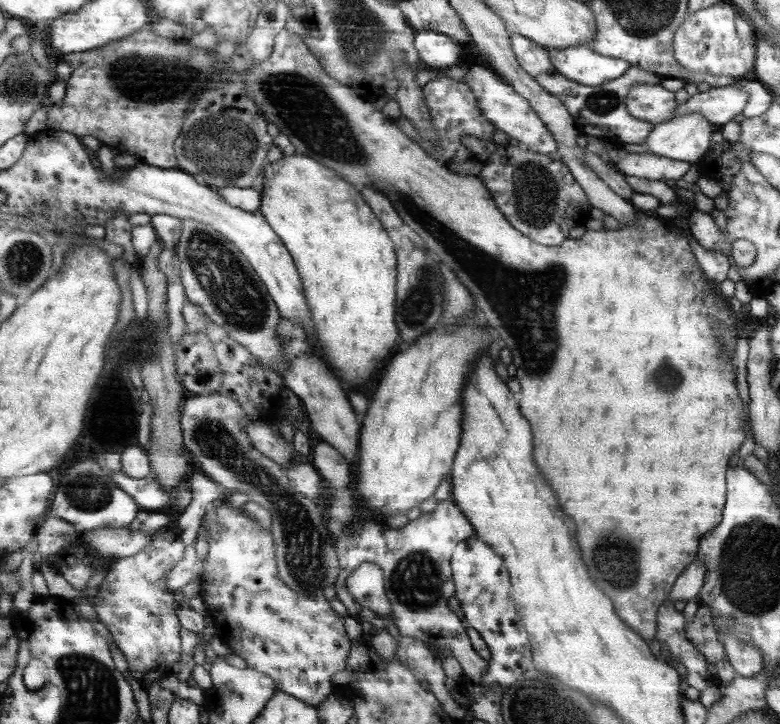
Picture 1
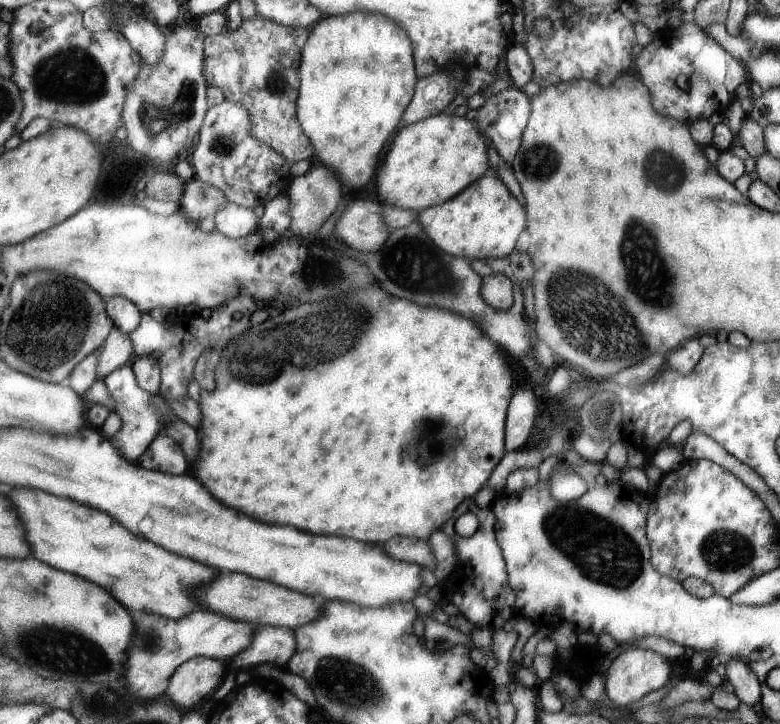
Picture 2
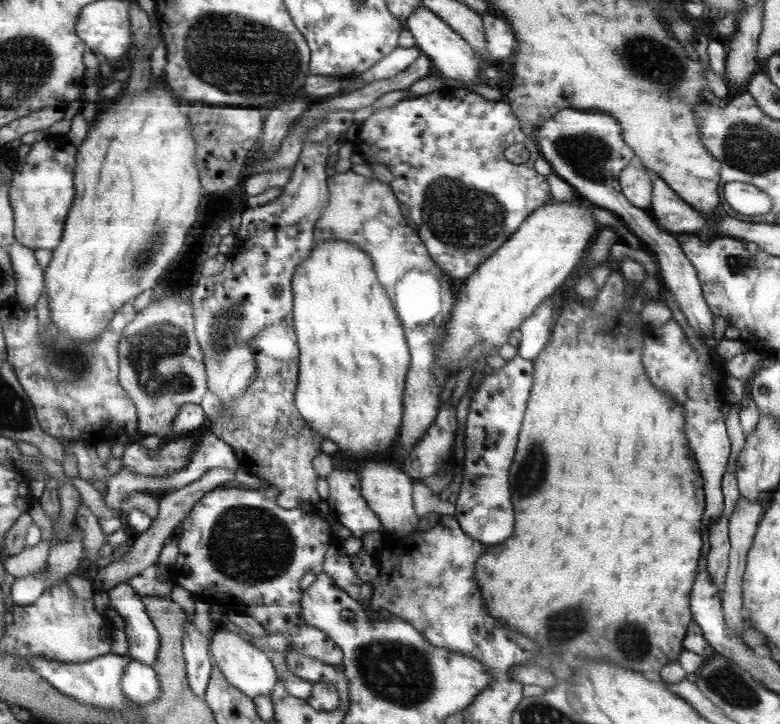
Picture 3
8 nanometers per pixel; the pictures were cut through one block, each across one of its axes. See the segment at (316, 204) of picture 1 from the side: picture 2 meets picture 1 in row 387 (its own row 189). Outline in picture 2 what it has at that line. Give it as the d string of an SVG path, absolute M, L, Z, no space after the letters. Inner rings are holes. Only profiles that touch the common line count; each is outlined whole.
M350 12L342 16L326 16L310 30L301 53L301 86L297 114L301 127L316 148L314 158L326 164L352 190L364 188L378 170L380 152L388 138L396 132L416 90L417 68L413 41L409 33L392 18L378 12Z

